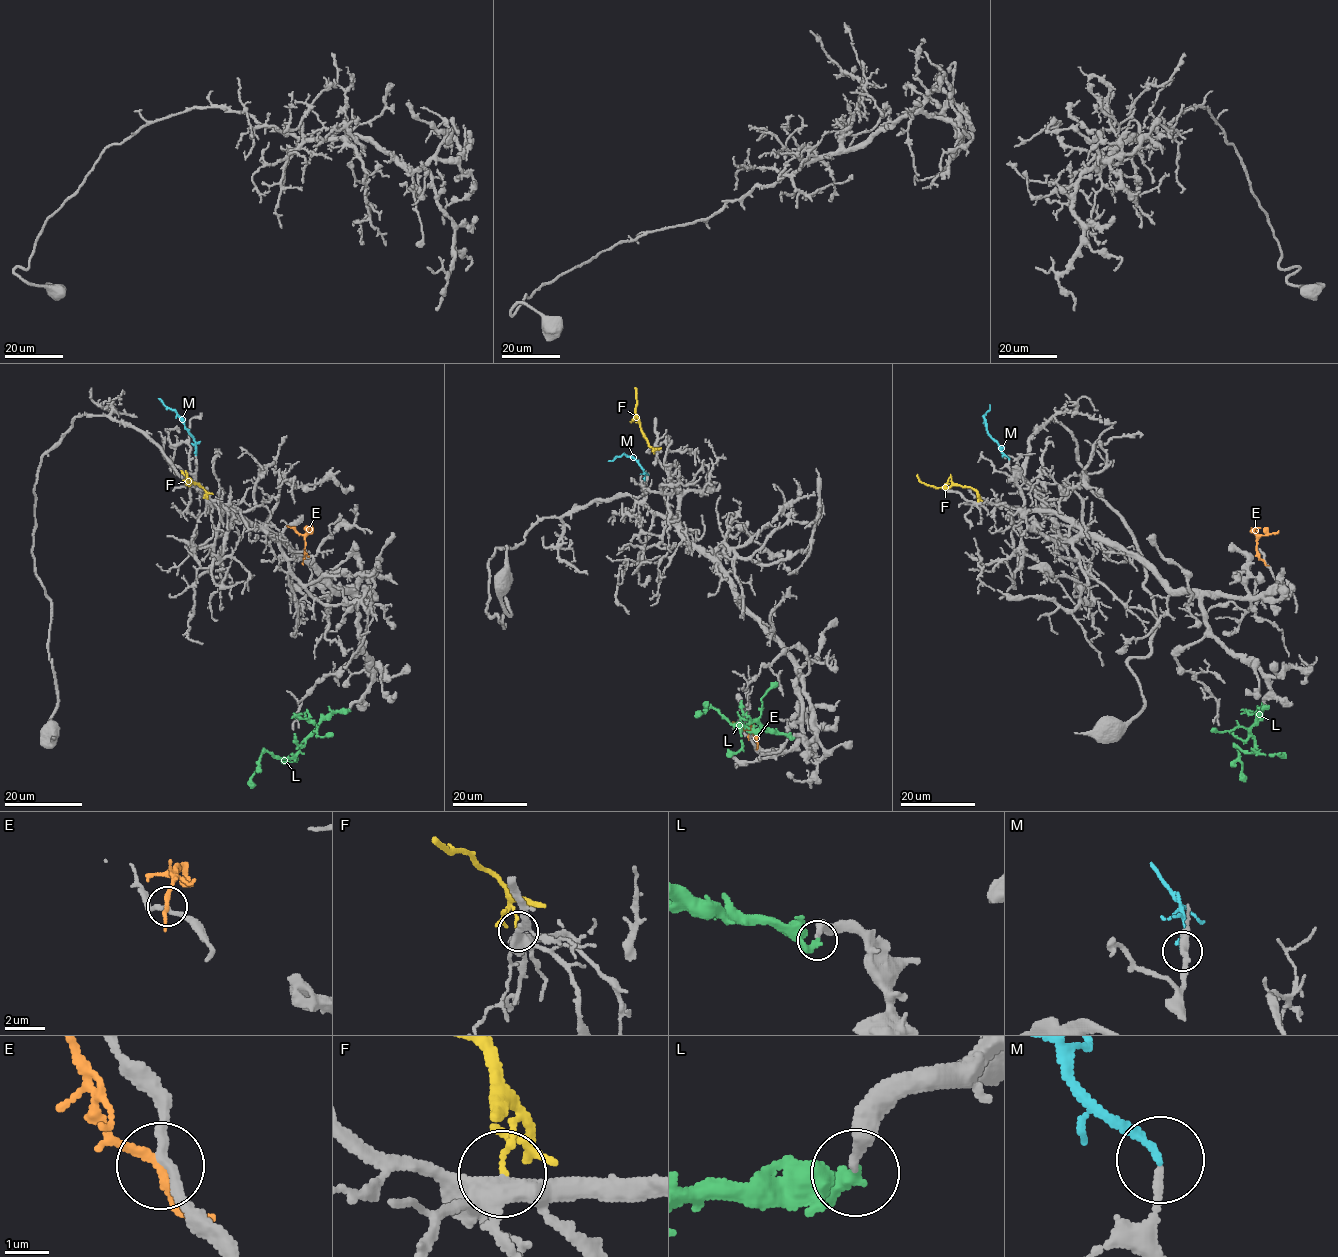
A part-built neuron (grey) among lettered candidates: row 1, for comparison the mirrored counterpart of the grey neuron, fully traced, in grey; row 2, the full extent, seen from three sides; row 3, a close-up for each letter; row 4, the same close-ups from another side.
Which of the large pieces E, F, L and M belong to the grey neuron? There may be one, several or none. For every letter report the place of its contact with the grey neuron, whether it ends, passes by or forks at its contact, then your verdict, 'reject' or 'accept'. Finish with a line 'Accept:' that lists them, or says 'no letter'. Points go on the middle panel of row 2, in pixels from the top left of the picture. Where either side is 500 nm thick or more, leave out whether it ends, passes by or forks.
E: (748, 735) | it passes by | reject
F: (656, 449) | it ends | reject
L: (793, 737) | it ends | accept
M: (645, 480) | it ends | accept
Accept: L, M

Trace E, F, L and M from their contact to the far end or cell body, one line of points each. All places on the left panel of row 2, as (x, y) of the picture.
E: (303, 560), (305, 536), (312, 532), (311, 529)
F: (208, 498), (206, 491), (198, 484), (186, 484), (185, 470)
L: (349, 710), (328, 714), (291, 758), (275, 758), (264, 752), (259, 767), (250, 779), (252, 788)
M: (196, 455), (195, 441), (181, 418), (158, 398)

